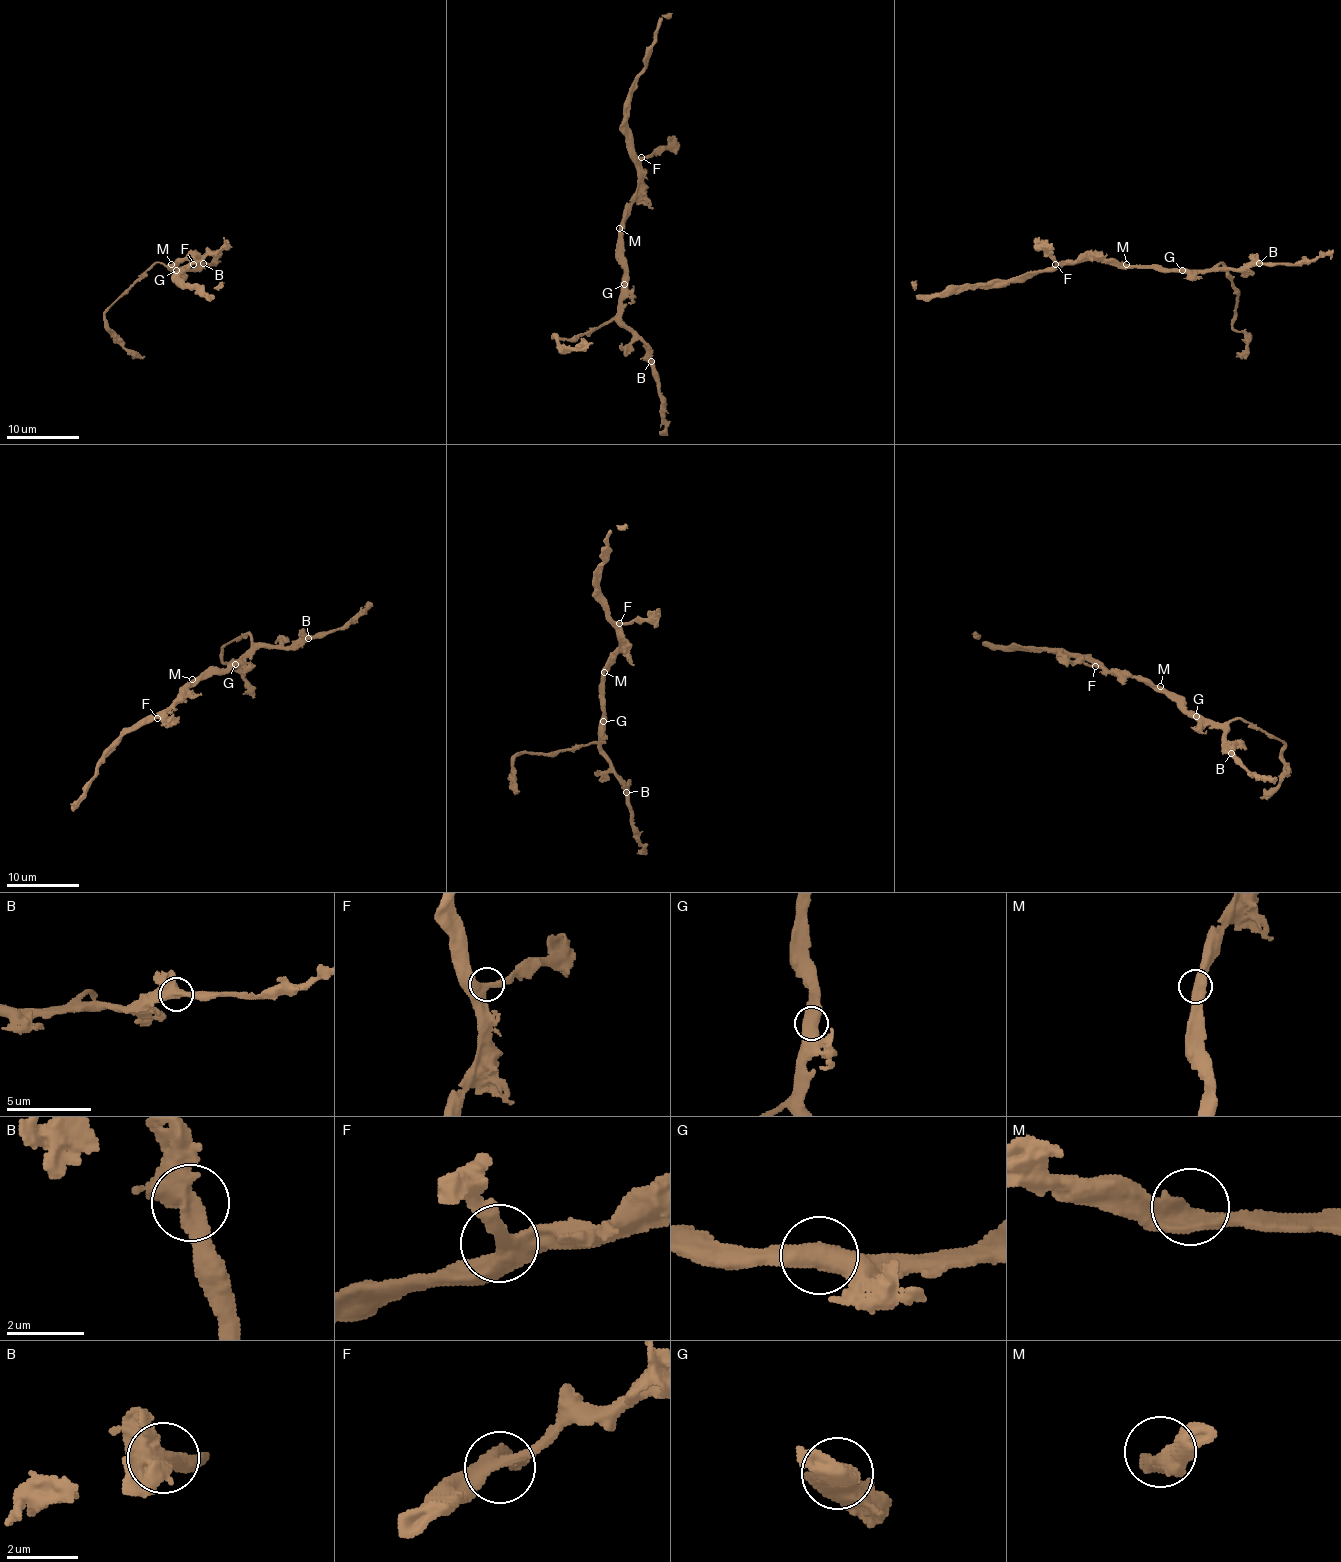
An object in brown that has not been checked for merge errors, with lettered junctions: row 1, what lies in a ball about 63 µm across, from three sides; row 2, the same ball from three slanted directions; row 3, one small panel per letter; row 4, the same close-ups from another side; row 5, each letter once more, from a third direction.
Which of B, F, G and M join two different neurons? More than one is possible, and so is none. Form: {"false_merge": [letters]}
{"false_merge": []}

